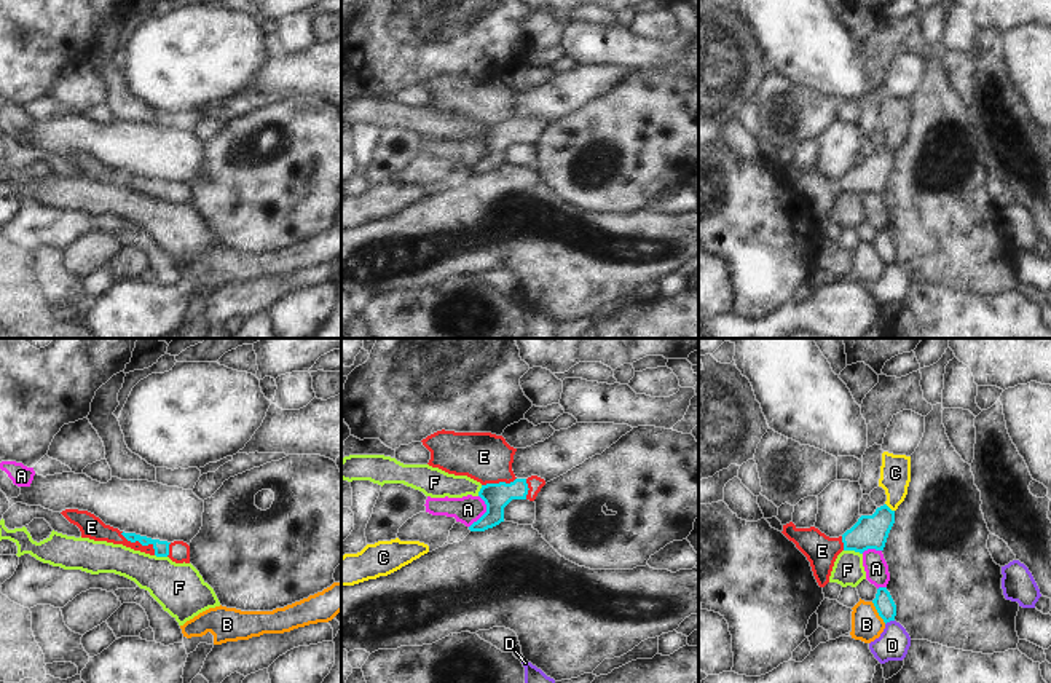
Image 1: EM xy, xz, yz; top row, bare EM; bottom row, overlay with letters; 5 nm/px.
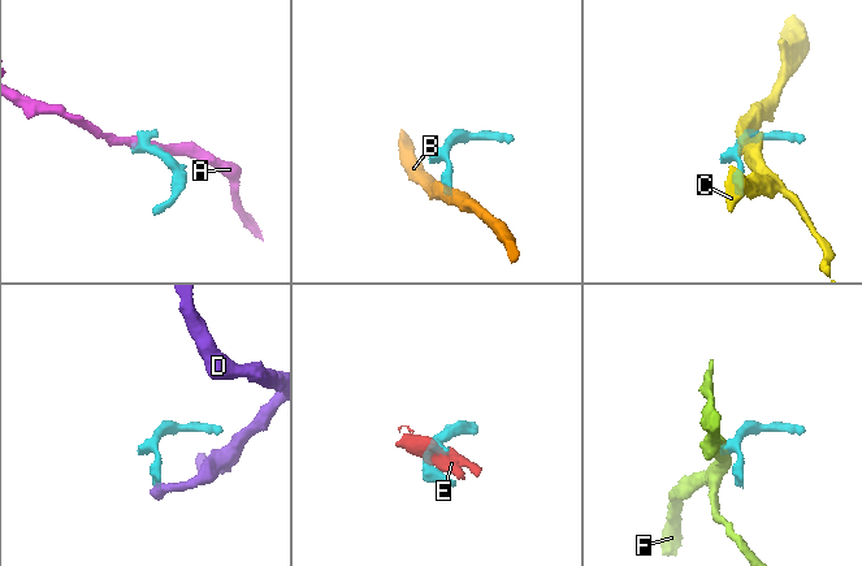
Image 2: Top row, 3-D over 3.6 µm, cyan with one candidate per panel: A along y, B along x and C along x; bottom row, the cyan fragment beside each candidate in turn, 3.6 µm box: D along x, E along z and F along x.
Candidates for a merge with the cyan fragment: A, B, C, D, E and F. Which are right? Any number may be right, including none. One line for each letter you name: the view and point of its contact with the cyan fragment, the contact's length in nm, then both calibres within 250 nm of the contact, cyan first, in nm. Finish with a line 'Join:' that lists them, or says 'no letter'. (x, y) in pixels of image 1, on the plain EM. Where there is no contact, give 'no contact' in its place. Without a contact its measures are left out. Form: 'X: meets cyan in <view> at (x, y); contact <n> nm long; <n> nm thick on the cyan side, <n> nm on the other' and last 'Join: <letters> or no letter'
E: meets cyan in xy at (141, 185); contact 220 nm long; 80 nm thick on the cyan side, 110 nm on the other
Join: E

